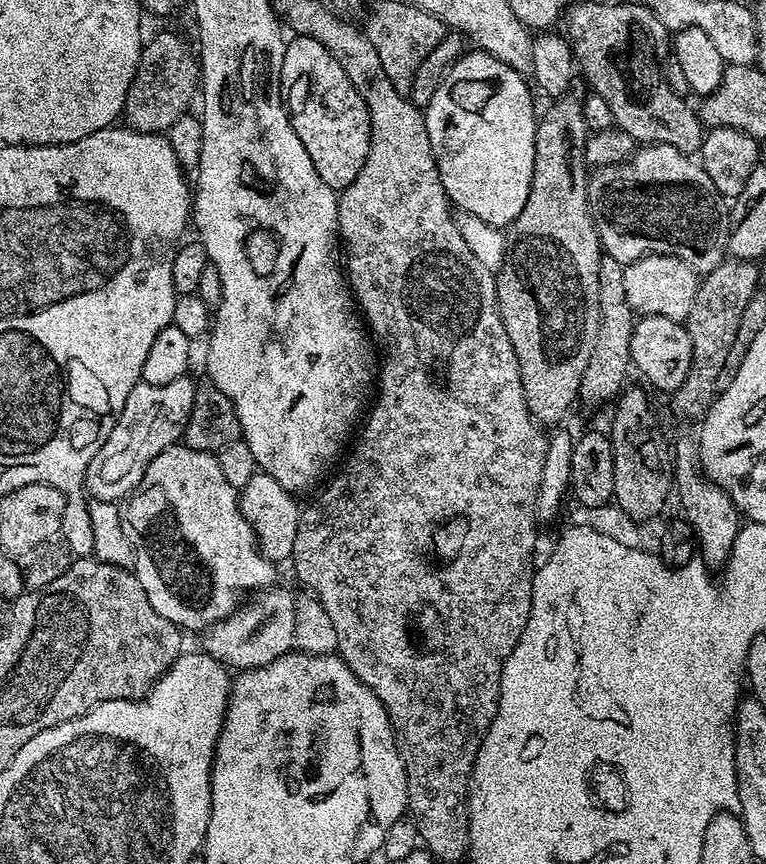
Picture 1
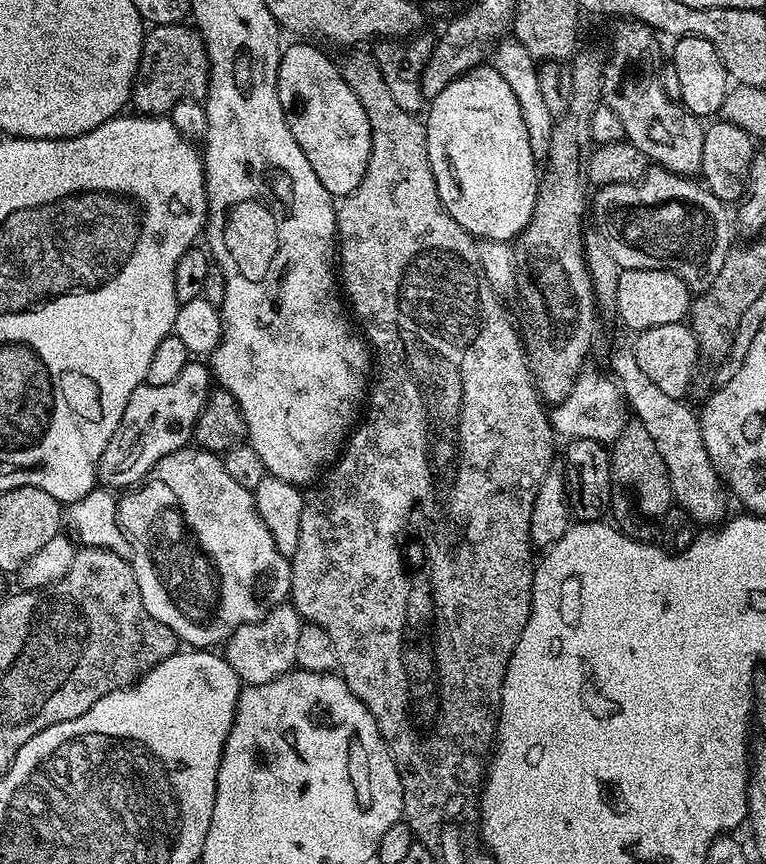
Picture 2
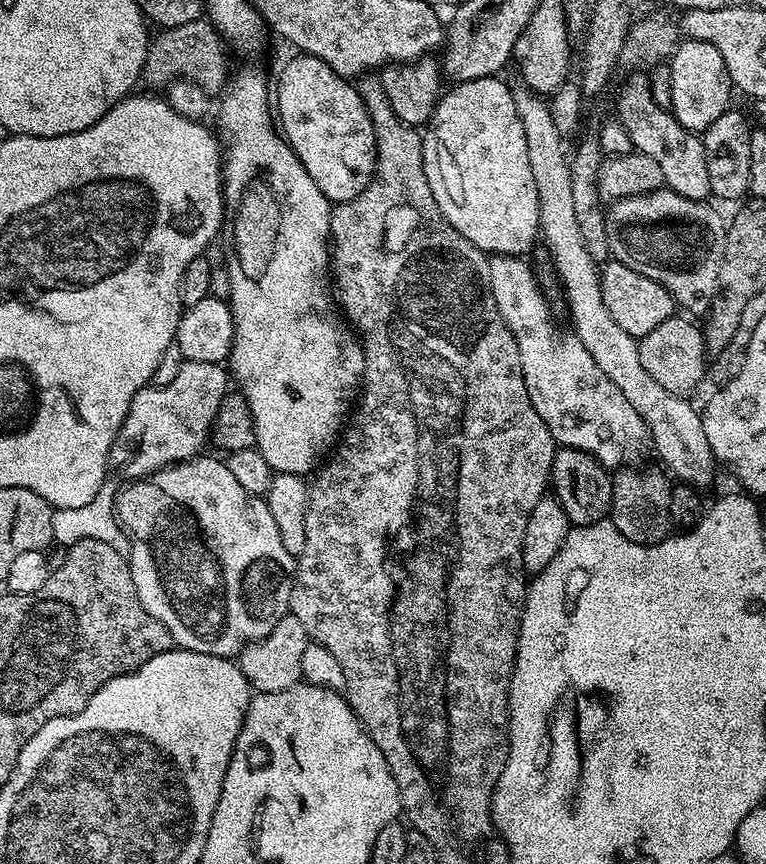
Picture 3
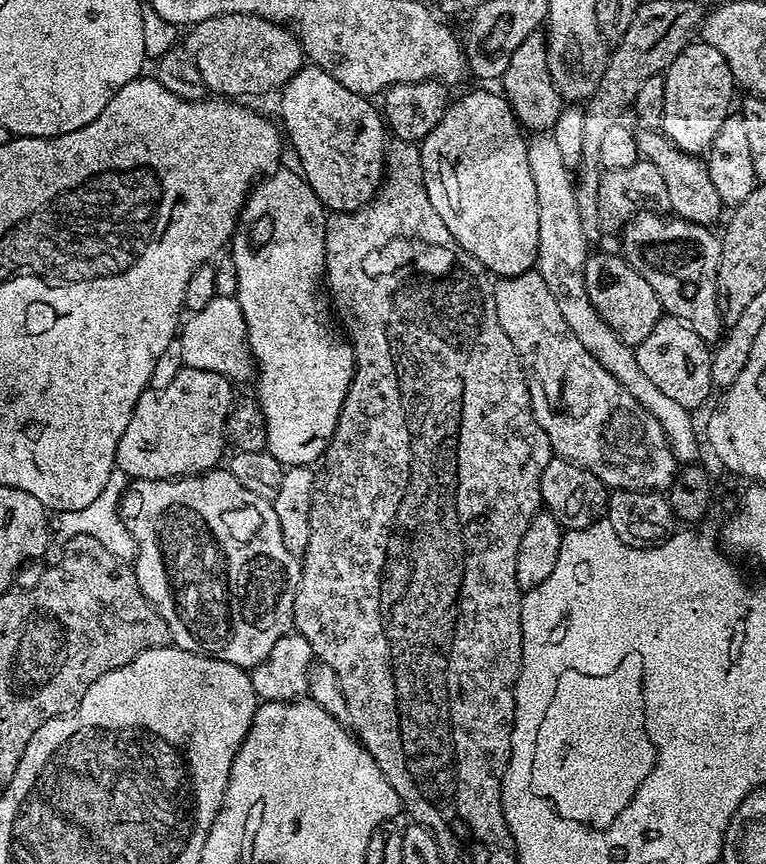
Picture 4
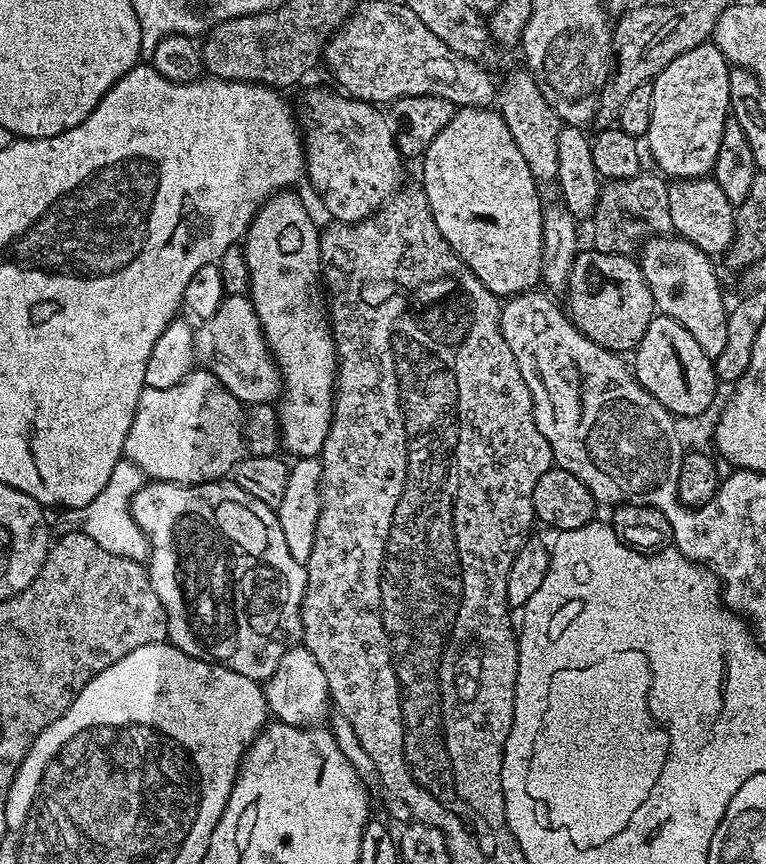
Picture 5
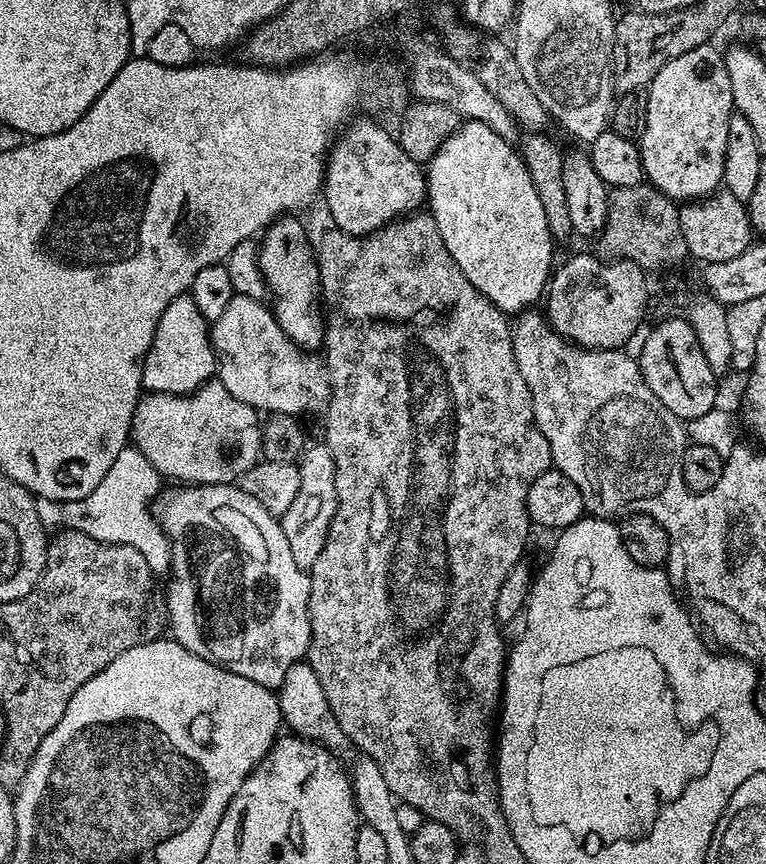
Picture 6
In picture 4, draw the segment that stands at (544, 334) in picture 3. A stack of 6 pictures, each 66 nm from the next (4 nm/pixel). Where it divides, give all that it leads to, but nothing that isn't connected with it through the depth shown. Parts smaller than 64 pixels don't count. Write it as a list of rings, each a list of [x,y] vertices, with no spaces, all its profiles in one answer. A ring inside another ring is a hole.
[[[538,271],[524,272],[520,276],[505,276],[495,281],[492,297],[498,310],[498,323],[506,330],[506,338],[514,342],[514,350],[520,355],[524,366],[524,374],[528,377],[528,389],[532,399],[534,418],[538,418],[538,426],[546,430],[552,439],[553,453],[561,460],[569,460],[597,476],[609,490],[622,492],[660,492],[671,486],[678,471],[678,462],[670,450],[668,436],[662,430],[658,418],[642,406],[610,374],[598,363],[578,342],[578,338],[566,326],[566,318],[562,318],[562,310],[558,310],[558,302],[554,302],[554,294],[550,294],[550,286],[542,282],[542,274]]]

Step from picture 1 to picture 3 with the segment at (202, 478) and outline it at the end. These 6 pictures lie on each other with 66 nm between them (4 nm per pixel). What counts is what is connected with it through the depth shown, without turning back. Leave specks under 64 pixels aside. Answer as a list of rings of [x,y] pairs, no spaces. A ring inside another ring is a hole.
[[[197,454],[190,460],[183,460],[181,464],[172,464],[169,468],[160,468],[148,476],[141,476],[133,479],[116,494],[116,519],[119,520],[121,528],[128,536],[130,545],[130,563],[132,565],[132,577],[134,586],[138,590],[138,602],[151,616],[158,618],[170,630],[173,641],[185,652],[197,652],[198,654],[210,654],[211,656],[223,656],[225,658],[239,657],[247,644],[254,644],[256,641],[266,638],[274,626],[283,616],[289,615],[290,598],[292,587],[296,581],[297,557],[282,546],[282,538],[278,534],[278,526],[270,515],[268,502],[265,497],[250,494],[230,474],[227,463],[223,459],[215,460],[209,454]]]

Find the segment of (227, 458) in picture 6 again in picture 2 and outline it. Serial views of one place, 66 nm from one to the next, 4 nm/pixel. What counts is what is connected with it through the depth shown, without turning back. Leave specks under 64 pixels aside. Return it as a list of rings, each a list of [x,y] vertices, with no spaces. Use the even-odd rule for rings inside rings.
[[[190,362],[166,386],[154,386],[147,382],[140,384],[126,410],[114,438],[106,446],[100,459],[98,480],[109,490],[128,490],[140,483],[149,470],[166,454],[174,454],[179,448],[189,447],[196,431],[196,419],[208,401],[208,394],[214,387],[214,377],[209,365],[204,362]]]

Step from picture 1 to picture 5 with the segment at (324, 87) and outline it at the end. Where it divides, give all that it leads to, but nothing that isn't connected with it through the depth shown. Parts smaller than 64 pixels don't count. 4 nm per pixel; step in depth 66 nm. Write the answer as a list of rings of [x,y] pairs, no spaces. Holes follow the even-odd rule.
[[[310,89],[304,105],[298,108],[298,124],[302,129],[307,183],[312,183],[333,221],[353,224],[372,216],[400,191],[405,183],[405,161],[396,149],[387,115],[375,104],[336,92]]]

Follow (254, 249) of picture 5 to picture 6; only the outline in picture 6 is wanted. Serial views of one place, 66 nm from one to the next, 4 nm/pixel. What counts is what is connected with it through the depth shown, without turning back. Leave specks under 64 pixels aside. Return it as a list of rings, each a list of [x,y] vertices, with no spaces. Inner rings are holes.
[[[277,218],[268,225],[259,241],[260,269],[264,275],[271,303],[274,305],[278,326],[301,350],[316,350],[324,343],[325,313],[322,311],[322,293],[320,290],[320,267],[316,265],[314,244],[308,241],[308,232],[300,218]]]

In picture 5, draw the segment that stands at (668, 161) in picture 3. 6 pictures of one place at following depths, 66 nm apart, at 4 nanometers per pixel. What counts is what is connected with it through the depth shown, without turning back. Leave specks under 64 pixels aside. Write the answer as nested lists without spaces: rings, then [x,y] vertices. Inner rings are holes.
[[[673,179],[668,184],[668,197],[670,198],[670,222],[675,235],[694,242],[694,246],[698,246],[713,258],[719,257],[719,252],[720,255],[727,253],[736,233],[736,208],[730,202],[730,198],[722,194],[722,186],[718,186],[716,180]]]

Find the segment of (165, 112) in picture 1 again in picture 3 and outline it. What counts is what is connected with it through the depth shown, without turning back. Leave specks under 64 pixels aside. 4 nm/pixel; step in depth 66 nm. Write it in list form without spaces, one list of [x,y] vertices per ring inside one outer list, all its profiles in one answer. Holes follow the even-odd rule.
[[[201,18],[194,22],[186,22],[182,26],[163,29],[159,34],[161,36],[157,40],[155,37],[149,43],[142,73],[143,83],[152,87],[149,89],[160,90],[172,81],[183,78],[192,80],[206,93],[223,93],[230,75],[227,56],[229,53],[226,51],[224,39],[220,37],[211,20]]]

